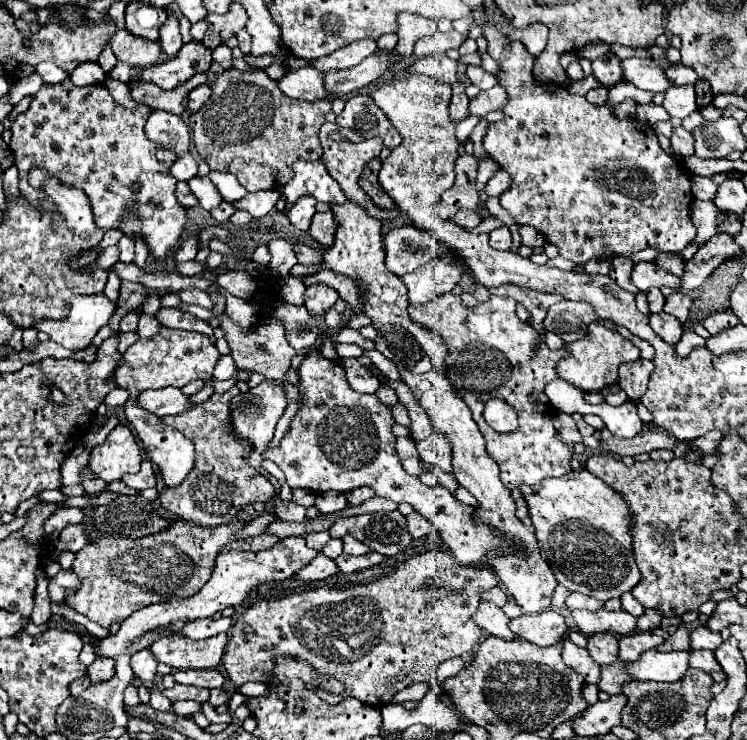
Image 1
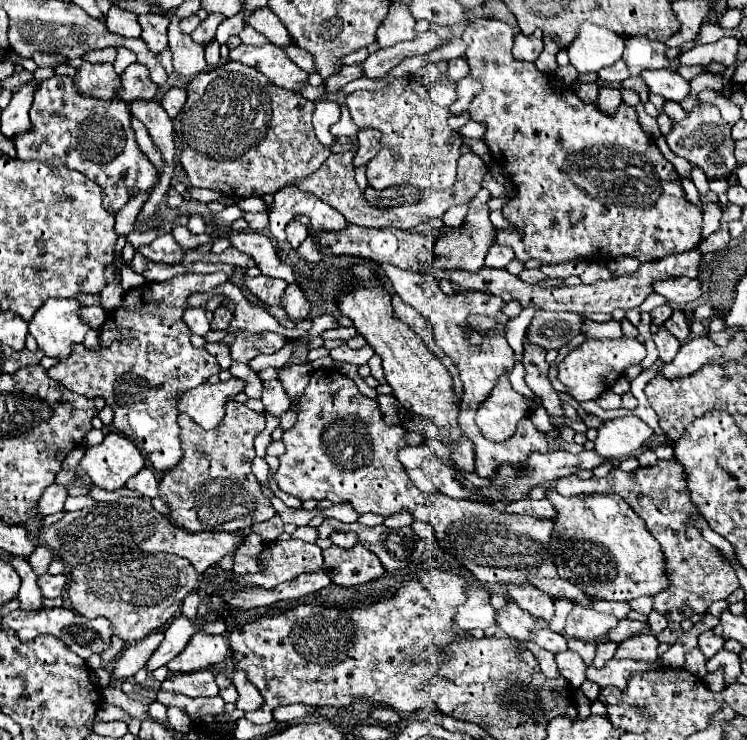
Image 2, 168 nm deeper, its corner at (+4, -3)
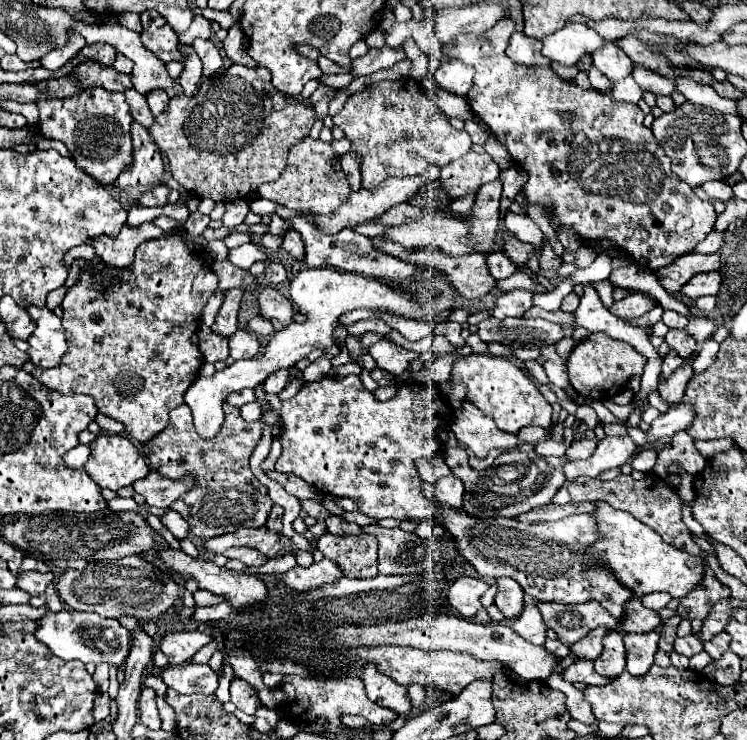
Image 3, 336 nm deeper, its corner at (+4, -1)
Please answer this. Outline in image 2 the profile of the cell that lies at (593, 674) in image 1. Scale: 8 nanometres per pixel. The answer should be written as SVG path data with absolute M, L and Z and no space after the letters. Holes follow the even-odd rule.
M570 649L562 651L556 655L556 661L558 661L560 673L566 677L566 681L572 687L580 687L586 681L586 663L576 651L570 651Z

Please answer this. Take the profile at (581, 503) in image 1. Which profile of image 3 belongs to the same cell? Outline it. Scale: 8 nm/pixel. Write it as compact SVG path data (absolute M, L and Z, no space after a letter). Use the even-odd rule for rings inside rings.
M596 503L594 515L598 517L598 529L604 535L588 551L600 559L636 597L642 597L652 591L666 591L674 599L686 597L694 587L704 579L704 559L700 555L690 555L682 549L676 549L662 541L662 537L640 523L626 511L618 511L608 503Z

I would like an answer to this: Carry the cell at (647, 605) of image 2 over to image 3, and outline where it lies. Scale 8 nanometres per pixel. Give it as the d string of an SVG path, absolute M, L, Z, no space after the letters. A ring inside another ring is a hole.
M650 593L650 595L644 595L644 597L642 597L642 603L644 603L648 609L660 611L660 609L664 609L664 607L668 605L670 599L672 599L672 597L666 595L666 593Z

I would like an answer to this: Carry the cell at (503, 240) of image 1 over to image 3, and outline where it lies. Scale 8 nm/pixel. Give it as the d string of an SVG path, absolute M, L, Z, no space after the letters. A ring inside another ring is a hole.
M500 251L488 253L486 259L488 259L490 275L492 275L494 279L506 279L506 277L510 277L510 275L516 271L514 263L512 263L504 253L500 253Z

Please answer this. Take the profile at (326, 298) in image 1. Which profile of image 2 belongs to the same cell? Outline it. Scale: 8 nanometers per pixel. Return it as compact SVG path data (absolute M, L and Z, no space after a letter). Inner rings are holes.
M288 285L288 289L282 295L284 305L286 305L286 313L290 319L294 321L302 321L310 317L310 307L312 303L308 301L304 289L300 285Z

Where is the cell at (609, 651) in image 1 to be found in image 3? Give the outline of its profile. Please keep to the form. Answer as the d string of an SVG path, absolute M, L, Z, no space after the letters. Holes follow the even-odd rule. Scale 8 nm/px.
M608 631L602 639L602 653L594 661L596 671L606 679L616 679L626 669L626 647L622 631Z

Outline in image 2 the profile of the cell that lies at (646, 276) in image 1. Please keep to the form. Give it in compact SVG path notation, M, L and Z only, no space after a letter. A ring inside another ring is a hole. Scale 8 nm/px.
M678 277L678 279L670 279L670 281L654 281L654 291L664 295L670 305L682 305L682 303L694 301L702 295L700 281L688 279L688 277Z

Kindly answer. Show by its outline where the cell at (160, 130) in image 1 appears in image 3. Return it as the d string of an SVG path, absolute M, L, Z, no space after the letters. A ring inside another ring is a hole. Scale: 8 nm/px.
M128 89L124 95L126 95L126 103L130 105L130 117L132 117L136 123L140 123L140 125L150 127L150 125L154 123L154 115L152 115L150 109L148 109L146 97L140 95L140 93L134 91L134 89Z

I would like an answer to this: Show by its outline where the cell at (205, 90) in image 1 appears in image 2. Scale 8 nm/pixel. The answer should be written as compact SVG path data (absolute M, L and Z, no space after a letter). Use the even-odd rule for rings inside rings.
M176 87L170 89L162 99L162 107L170 117L176 117L182 111L184 103L186 103L186 89L176 89Z

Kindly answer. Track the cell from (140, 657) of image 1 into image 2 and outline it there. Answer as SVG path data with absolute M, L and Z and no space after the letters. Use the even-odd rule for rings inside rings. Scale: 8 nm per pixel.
M176 617L170 623L170 629L166 629L166 637L164 637L162 645L148 659L148 663L144 665L144 669L148 673L152 673L154 669L166 665L170 659L174 659L188 645L188 641L190 641L190 637L194 633L196 633L196 629L194 629L194 625L186 617Z

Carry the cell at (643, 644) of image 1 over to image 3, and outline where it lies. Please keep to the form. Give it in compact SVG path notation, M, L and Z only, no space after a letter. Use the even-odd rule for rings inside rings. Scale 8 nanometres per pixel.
M656 631L650 633L626 633L626 669L632 675L644 675L654 665L654 655L658 651L660 635Z

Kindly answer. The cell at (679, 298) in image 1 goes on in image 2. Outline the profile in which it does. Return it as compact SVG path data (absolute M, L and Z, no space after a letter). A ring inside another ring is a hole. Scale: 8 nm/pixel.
M674 309L670 321L666 321L664 327L666 327L678 341L682 341L682 343L684 343L684 341L688 339L688 335L690 335L690 329L688 329L688 325L686 325L686 317L684 317L684 313L678 311L678 309Z

